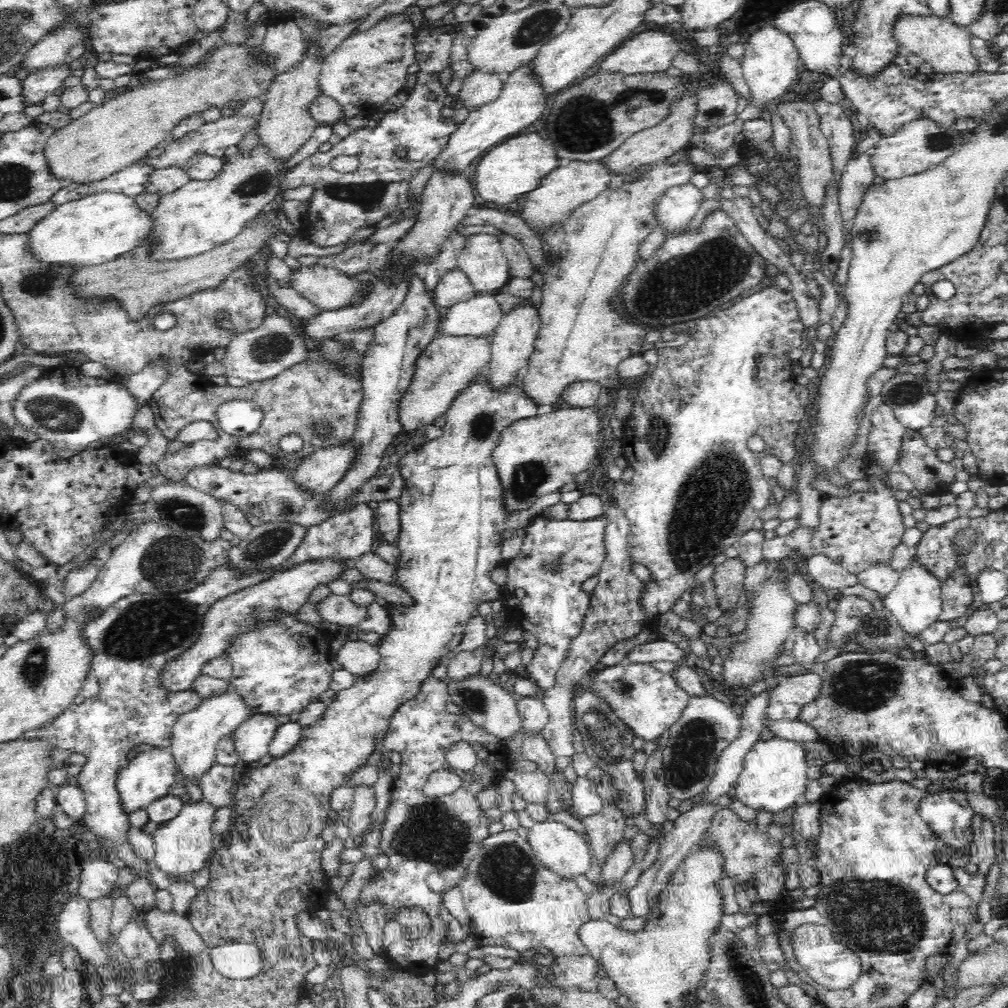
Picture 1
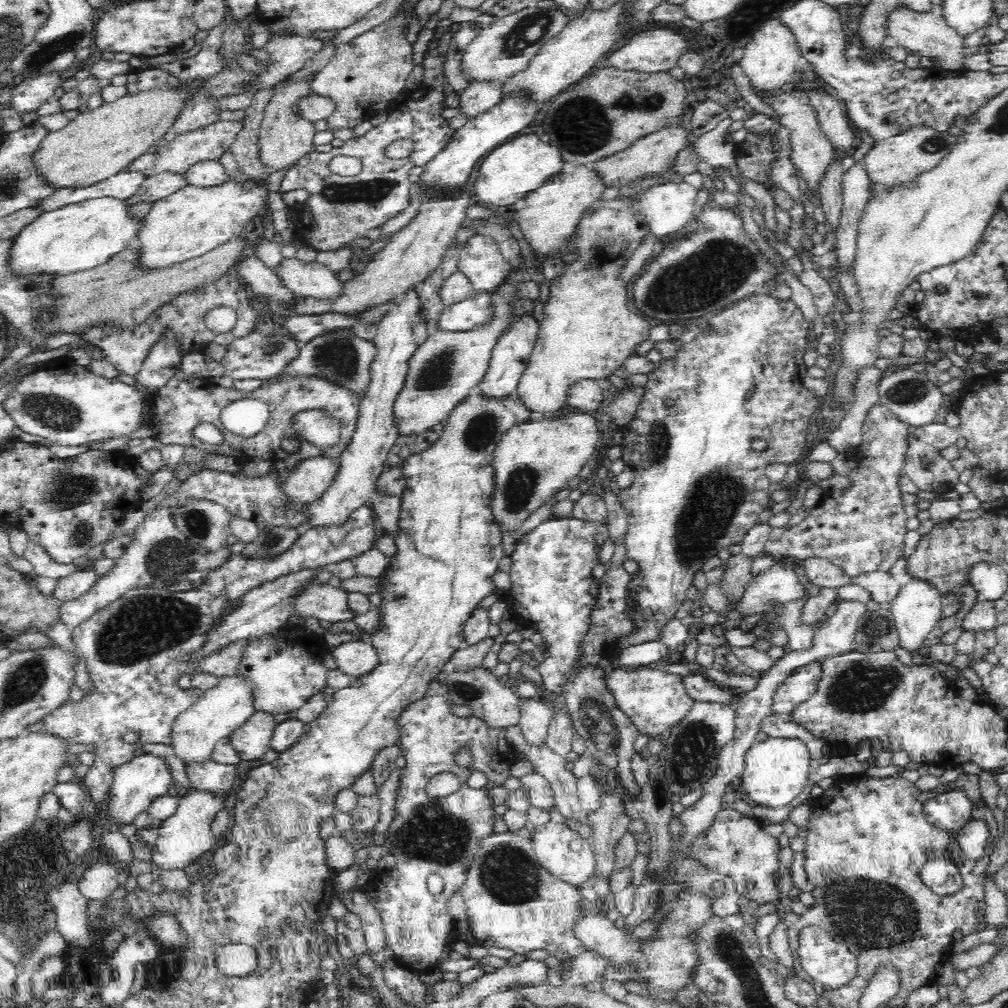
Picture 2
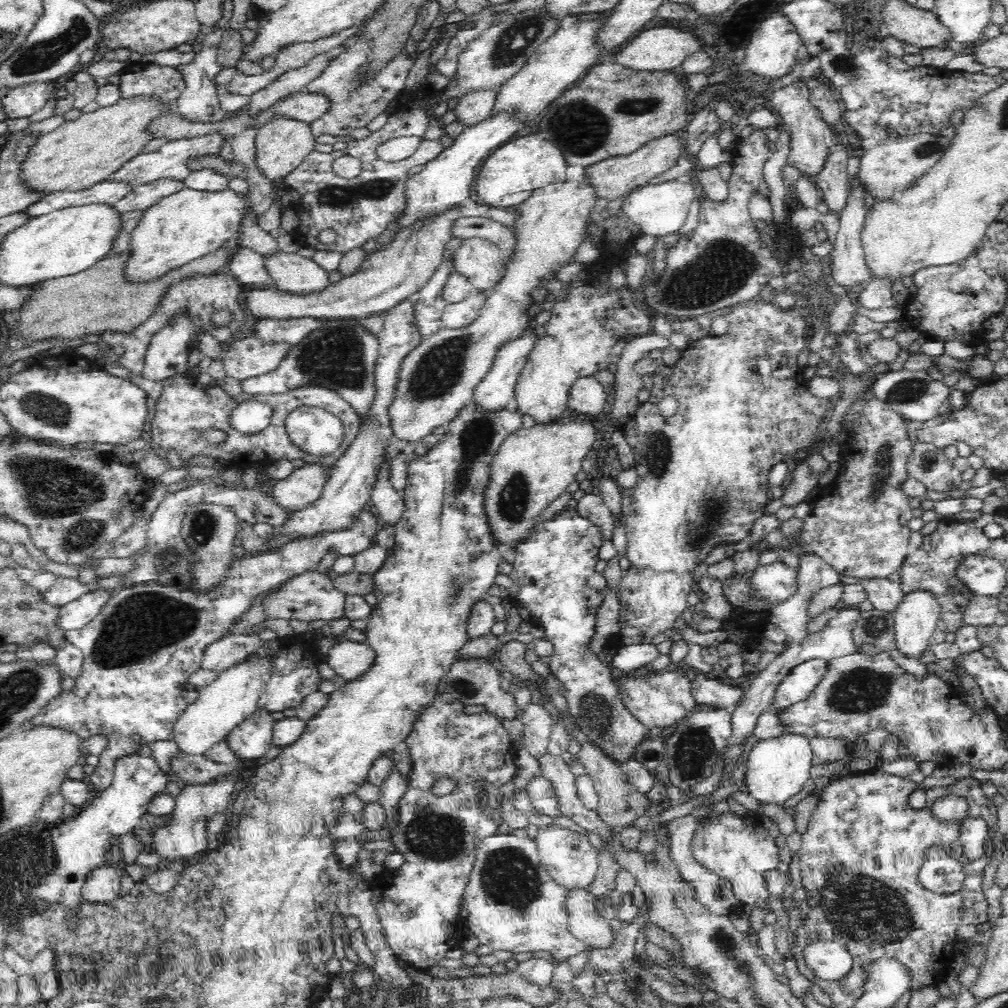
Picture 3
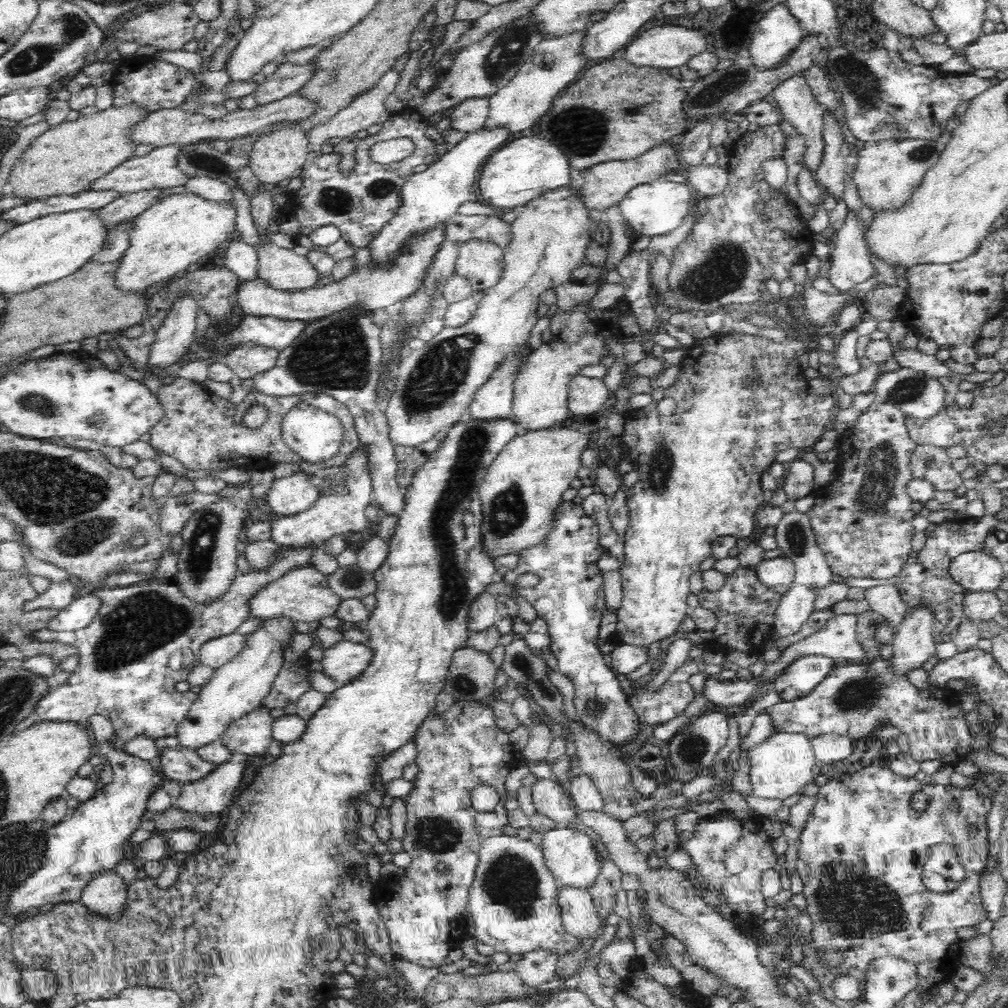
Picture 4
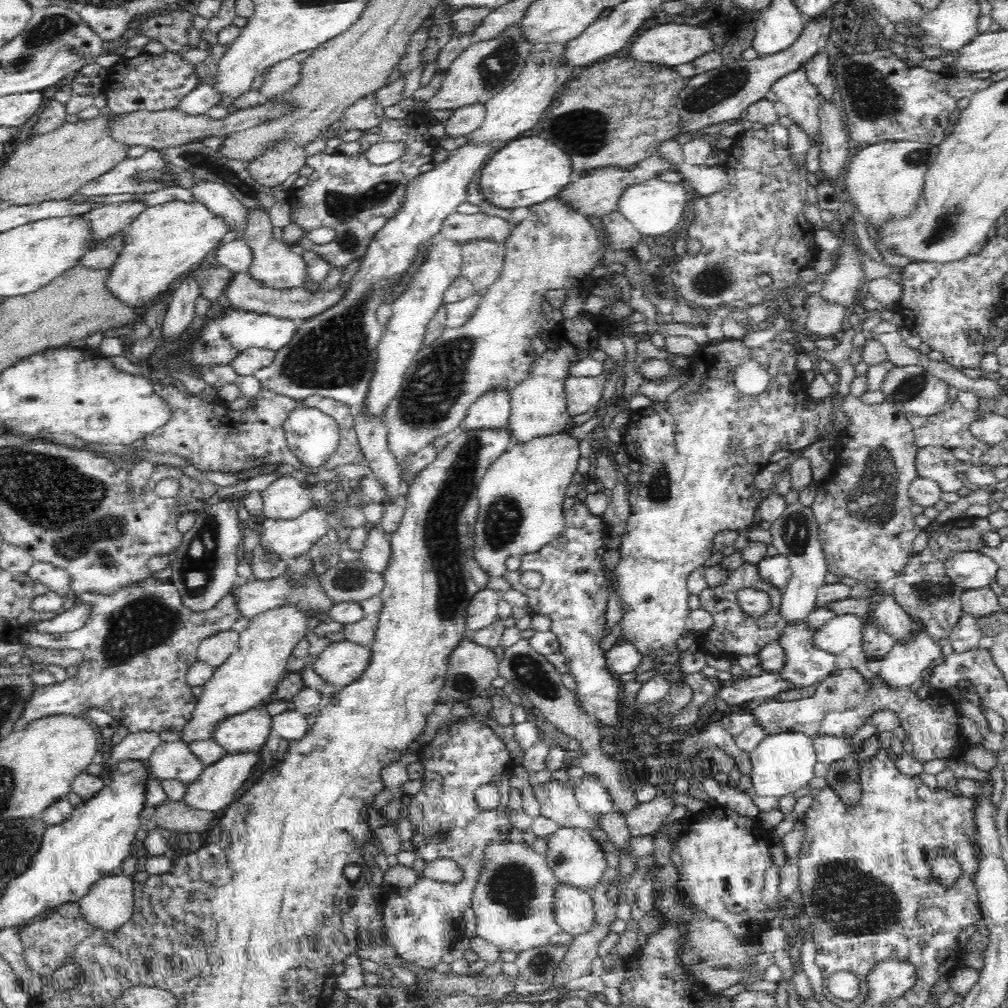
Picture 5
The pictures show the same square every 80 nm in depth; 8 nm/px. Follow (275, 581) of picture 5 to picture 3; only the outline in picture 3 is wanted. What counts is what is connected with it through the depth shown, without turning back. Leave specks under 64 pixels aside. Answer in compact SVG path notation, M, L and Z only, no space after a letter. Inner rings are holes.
M308 570L300 576L294 576L286 581L284 587L278 586L279 590L265 603L266 611L272 618L284 618L305 620L326 620L332 622L346 617L345 601L346 594L334 587L334 583L326 574L315 570Z

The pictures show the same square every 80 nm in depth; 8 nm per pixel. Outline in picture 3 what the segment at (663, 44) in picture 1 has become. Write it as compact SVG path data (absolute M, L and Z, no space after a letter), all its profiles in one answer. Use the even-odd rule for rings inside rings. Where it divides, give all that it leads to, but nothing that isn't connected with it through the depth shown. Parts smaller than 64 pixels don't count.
M667 26L653 27L643 30L636 38L632 37L607 59L624 68L648 72L670 71L679 66L690 54L700 51L698 39L682 29Z

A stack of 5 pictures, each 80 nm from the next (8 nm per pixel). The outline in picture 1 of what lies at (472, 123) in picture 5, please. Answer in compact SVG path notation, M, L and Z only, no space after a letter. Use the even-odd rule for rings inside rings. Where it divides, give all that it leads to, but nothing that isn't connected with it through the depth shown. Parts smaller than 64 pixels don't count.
M474 68L463 78L458 97L468 110L482 106L482 103L497 97L504 81L503 76L498 71L480 71Z

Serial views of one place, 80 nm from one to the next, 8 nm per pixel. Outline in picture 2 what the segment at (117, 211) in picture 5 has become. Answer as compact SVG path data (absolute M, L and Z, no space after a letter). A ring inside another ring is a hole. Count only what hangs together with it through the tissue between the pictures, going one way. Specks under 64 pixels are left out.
M162 171L151 174L144 179L134 196L130 196L126 201L132 206L138 201L160 200L183 186L186 186L186 177L182 173L172 171Z

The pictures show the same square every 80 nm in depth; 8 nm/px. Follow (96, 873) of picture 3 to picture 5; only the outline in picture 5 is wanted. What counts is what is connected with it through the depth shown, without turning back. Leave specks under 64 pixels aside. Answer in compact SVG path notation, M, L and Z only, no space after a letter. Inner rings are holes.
M123 872L102 875L78 901L84 918L103 930L116 930L132 914L132 877Z

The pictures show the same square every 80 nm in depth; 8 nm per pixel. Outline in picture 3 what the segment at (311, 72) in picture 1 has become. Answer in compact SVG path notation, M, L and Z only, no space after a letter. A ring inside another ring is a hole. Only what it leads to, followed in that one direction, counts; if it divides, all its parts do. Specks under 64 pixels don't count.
M276 116L270 118L258 127L256 134L256 163L264 171L266 177L271 181L284 178L291 170L294 170L301 162L314 151L317 144L311 124L304 123L287 116Z

